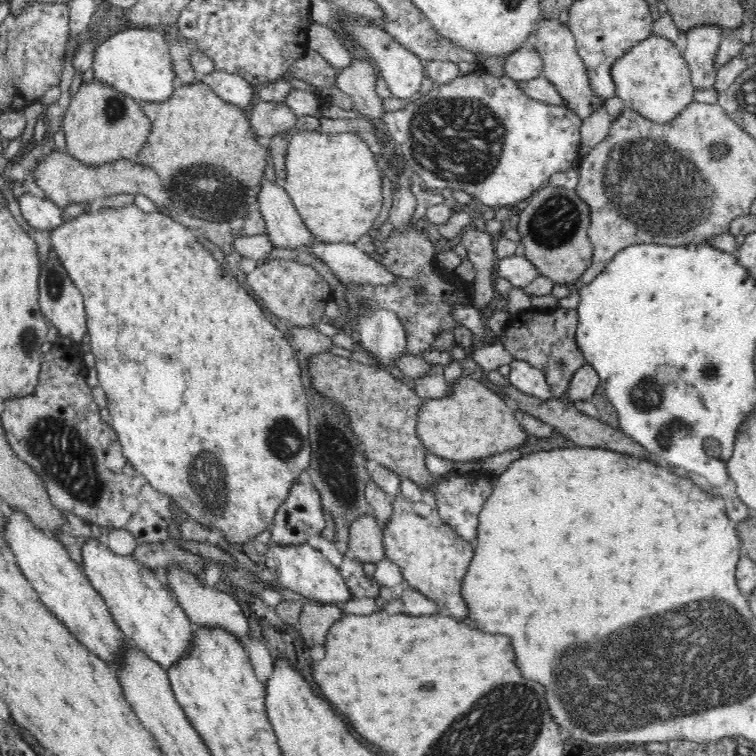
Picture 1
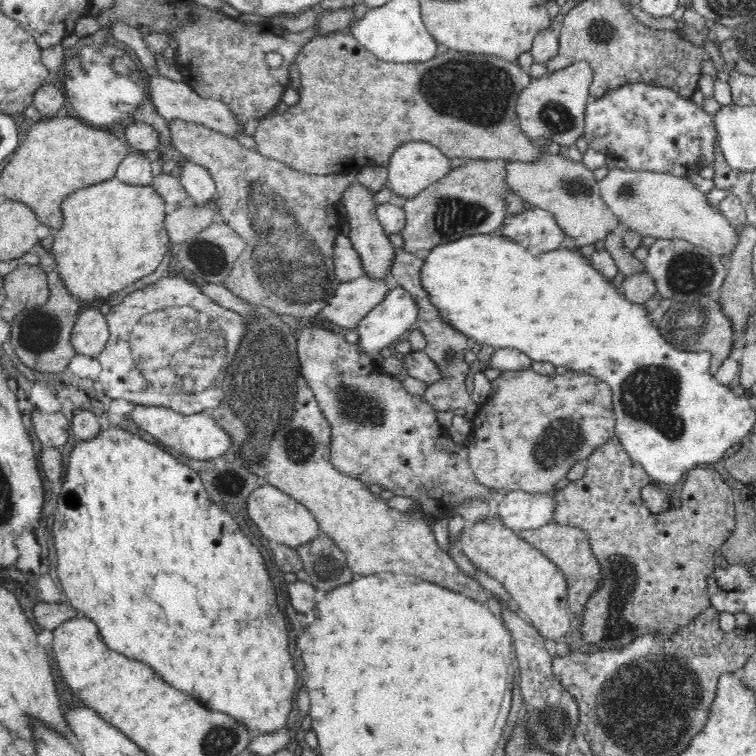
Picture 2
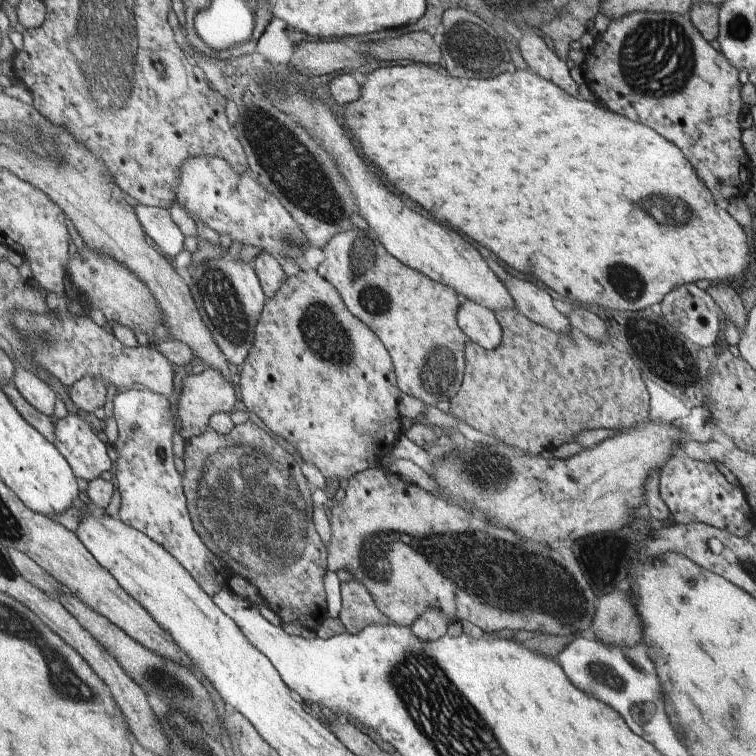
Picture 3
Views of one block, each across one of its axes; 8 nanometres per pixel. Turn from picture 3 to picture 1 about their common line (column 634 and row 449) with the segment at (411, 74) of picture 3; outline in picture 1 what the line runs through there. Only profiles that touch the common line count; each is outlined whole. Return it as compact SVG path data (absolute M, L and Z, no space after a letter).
M134 203L122 208L95 206L74 220L63 221L56 230L50 231L49 238L61 264L84 296L85 332L88 332L91 353L96 359L99 386L104 389L112 416L112 430L116 431L124 458L144 475L153 489L174 501L184 511L184 516L196 519L196 523L206 527L213 534L212 541L218 538L220 544L228 544L228 548L244 548L244 544L252 544L256 536L264 536L264 532L273 528L274 515L286 502L292 486L305 477L310 462L308 398L302 385L300 366L284 332L276 328L274 321L266 316L246 288L240 286L230 270L220 265L198 242L194 232L156 209L146 213Z

